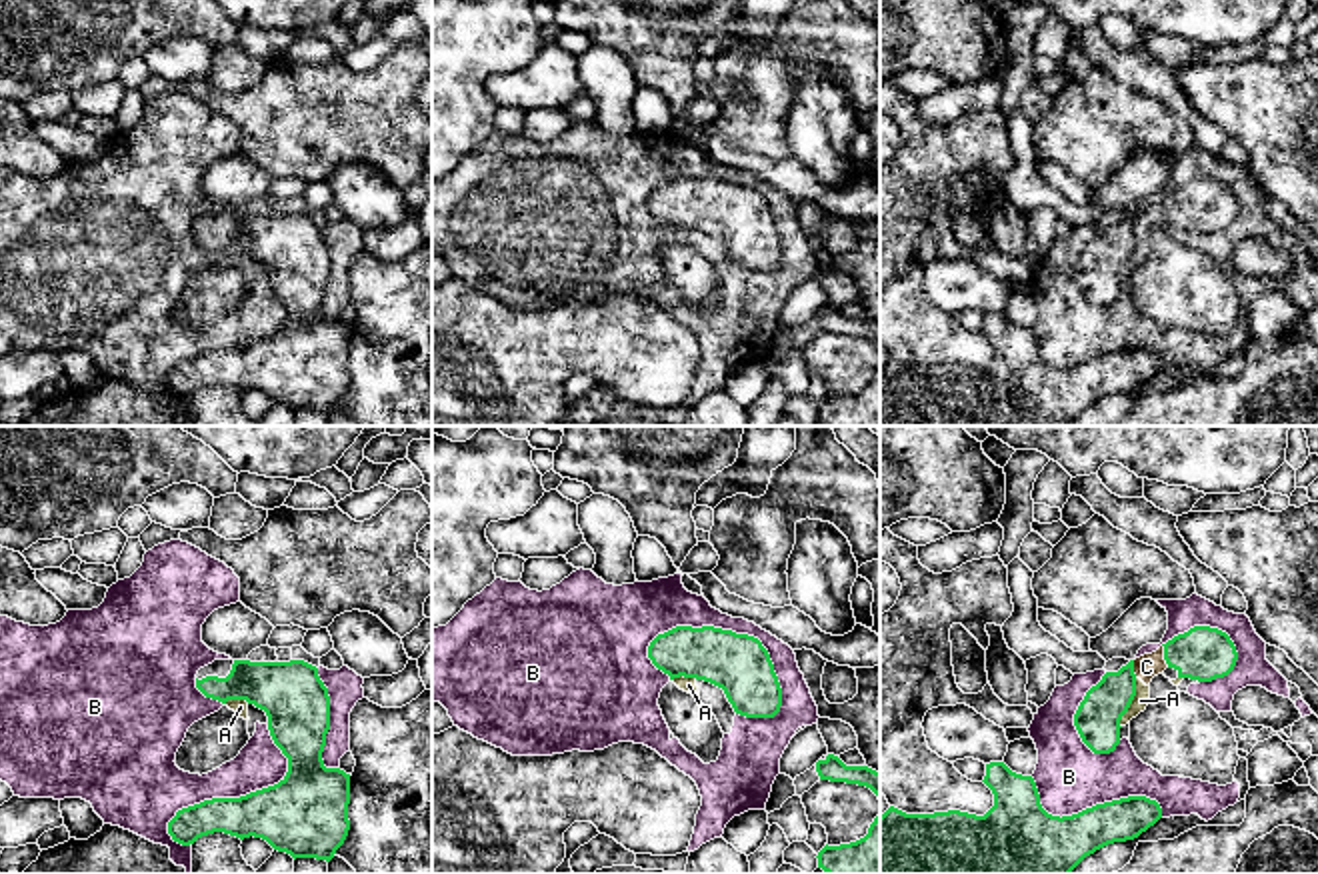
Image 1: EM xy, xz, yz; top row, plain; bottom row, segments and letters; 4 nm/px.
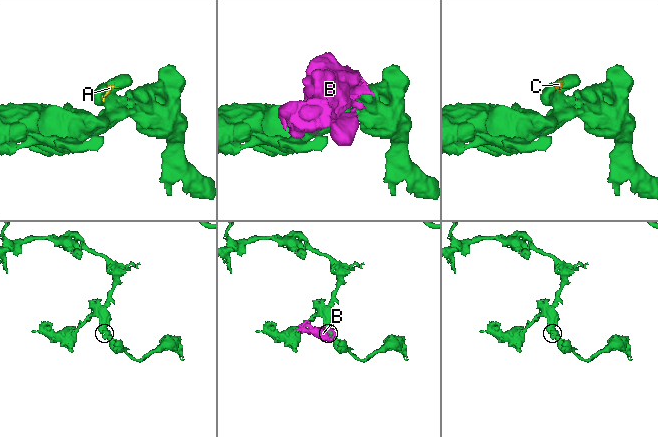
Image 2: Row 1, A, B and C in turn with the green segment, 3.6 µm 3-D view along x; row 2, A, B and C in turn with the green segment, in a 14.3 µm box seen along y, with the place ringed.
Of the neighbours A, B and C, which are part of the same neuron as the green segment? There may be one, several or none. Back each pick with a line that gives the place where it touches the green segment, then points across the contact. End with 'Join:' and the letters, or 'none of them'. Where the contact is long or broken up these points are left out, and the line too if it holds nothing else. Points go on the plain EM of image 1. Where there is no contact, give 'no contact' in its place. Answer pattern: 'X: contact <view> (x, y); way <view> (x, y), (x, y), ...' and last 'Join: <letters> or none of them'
Join: none of them

